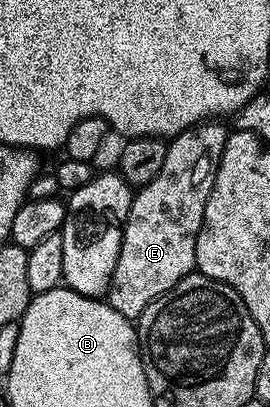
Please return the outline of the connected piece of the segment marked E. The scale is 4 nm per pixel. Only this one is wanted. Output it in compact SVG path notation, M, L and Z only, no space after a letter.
M201 123L171 138L162 171L135 190L112 286L106 294L108 305L118 315L139 319L154 299L196 269L196 240L204 222L206 199L210 199L218 163L228 142L229 130L220 125L223 124Z

